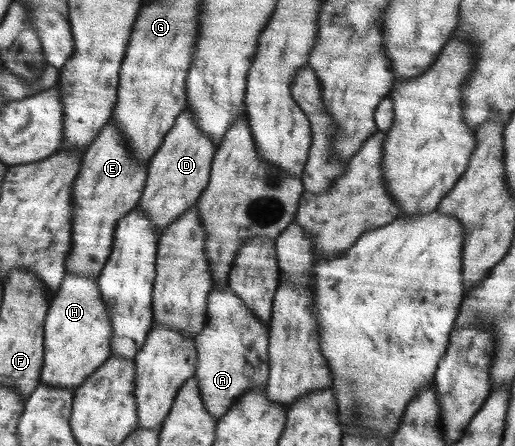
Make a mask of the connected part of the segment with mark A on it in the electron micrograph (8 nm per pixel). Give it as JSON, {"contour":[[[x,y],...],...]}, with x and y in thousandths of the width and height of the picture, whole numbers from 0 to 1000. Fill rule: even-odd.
{"contour":[[[443,639],[412,646],[404,666],[404,706],[398,733],[379,760],[386,812],[381,836],[390,886],[406,928],[429,939],[480,874],[515,870],[526,839],[520,774],[524,733],[491,706],[483,688]]]}

